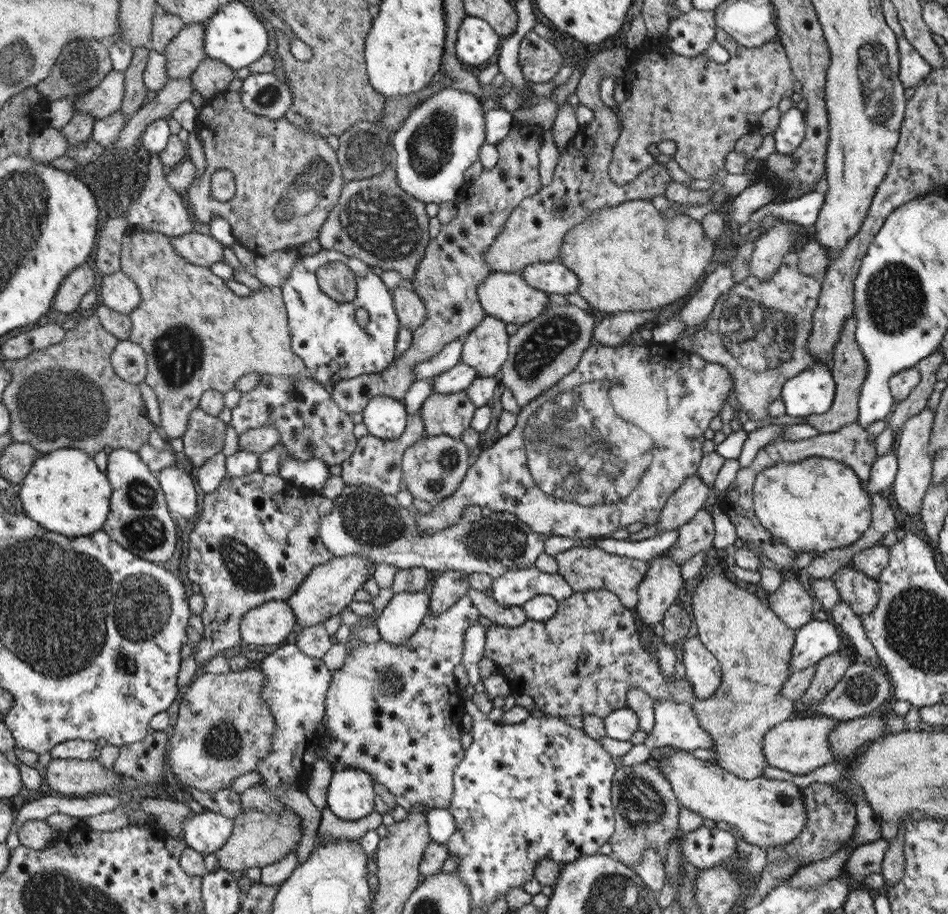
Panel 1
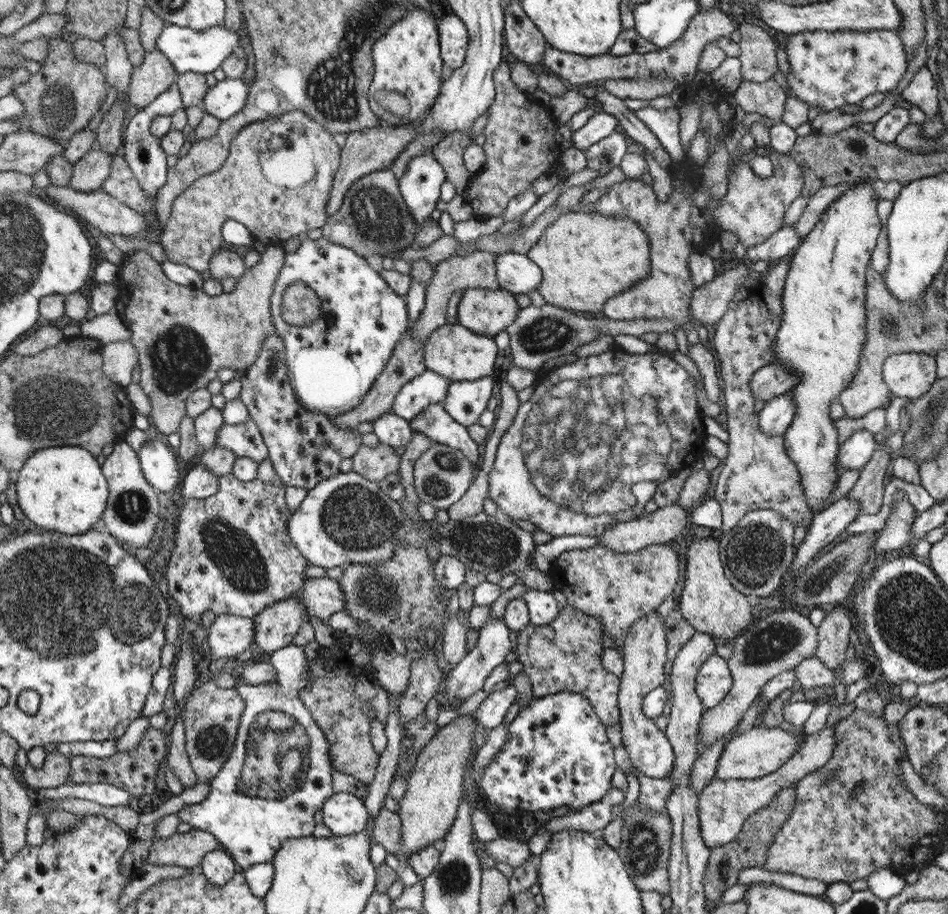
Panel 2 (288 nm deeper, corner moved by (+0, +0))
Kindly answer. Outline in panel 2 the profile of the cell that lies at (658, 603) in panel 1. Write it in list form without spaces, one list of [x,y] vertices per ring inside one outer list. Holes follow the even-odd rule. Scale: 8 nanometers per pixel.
[[[655,610],[645,612],[629,630],[627,630],[625,642],[619,646],[619,654],[623,660],[623,674],[621,674],[621,686],[619,686],[619,710],[621,710],[621,740],[627,748],[629,760],[633,768],[649,778],[667,780],[667,776],[675,768],[675,754],[669,738],[665,732],[659,732],[641,710],[641,700],[659,688],[667,678],[663,676],[663,666],[667,658],[667,630],[665,630],[665,618],[661,618]]]

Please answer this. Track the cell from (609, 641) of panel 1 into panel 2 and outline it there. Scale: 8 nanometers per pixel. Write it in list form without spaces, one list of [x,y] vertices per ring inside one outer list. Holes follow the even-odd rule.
[[[563,606],[551,624],[529,624],[523,630],[519,630],[515,636],[515,644],[511,646],[511,652],[515,652],[515,662],[519,662],[521,670],[527,674],[535,700],[545,696],[557,696],[563,692],[581,694],[589,700],[601,724],[611,726],[621,722],[621,680],[603,666],[603,652],[607,648],[615,646],[609,644],[599,616],[587,616],[585,612],[573,606]]]

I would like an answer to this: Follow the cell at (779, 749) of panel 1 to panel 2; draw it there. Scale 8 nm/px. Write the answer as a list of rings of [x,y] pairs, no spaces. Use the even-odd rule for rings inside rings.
[[[753,726],[751,730],[733,736],[725,750],[721,752],[721,758],[717,762],[715,778],[721,780],[755,780],[761,776],[769,776],[771,772],[777,772],[799,748],[803,746],[801,732],[789,732],[783,728],[763,728]]]

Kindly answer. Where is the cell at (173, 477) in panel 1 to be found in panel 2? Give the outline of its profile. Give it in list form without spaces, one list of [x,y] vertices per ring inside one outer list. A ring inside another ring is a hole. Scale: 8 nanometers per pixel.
[[[161,438],[149,440],[147,446],[143,446],[139,452],[139,464],[141,474],[153,490],[163,492],[171,496],[175,490],[179,490],[179,464],[175,450],[169,448]]]

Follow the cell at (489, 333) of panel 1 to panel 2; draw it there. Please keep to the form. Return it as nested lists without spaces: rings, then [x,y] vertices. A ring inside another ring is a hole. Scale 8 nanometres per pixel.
[[[451,324],[437,328],[425,340],[425,368],[441,374],[451,382],[473,382],[493,374],[493,362],[499,354],[499,348],[491,336],[477,334],[461,324]]]

